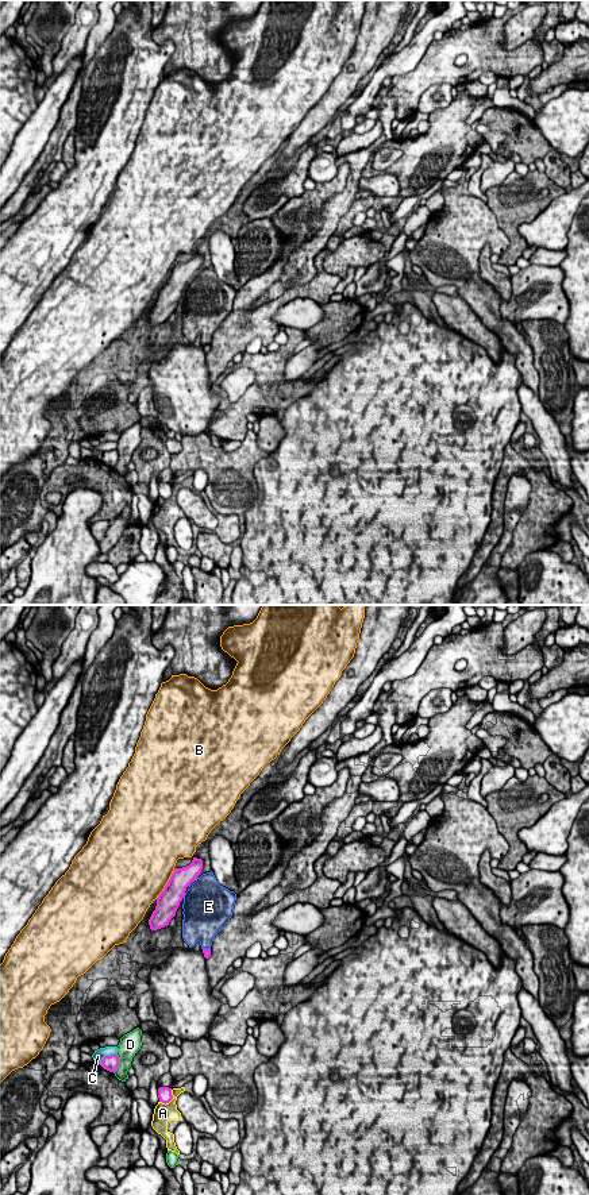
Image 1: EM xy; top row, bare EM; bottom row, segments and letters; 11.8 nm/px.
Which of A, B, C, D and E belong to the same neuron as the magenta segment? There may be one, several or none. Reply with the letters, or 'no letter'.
no letter

